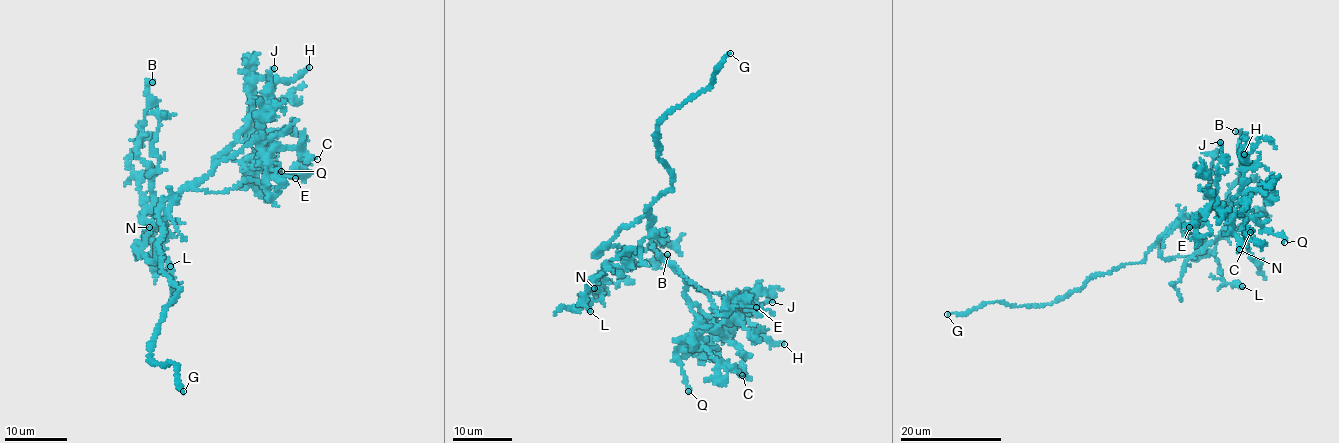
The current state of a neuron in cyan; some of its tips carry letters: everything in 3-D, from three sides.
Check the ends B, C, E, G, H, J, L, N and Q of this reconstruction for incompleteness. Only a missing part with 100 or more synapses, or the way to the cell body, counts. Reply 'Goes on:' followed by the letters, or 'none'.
Goes on: G

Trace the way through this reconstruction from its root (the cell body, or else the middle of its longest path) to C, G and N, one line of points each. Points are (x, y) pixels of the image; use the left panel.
C: (157, 247), (163, 202), (211, 171), (220, 157), (250, 159), (260, 169), (282, 175), (317, 159)
G: (157, 247), (162, 270), (179, 292), (156, 329), (149, 358), (154, 364), (176, 365), (176, 381), (183, 391)
N: (157, 247), (154, 262), (136, 246), (161, 225), (142, 222), (145, 201), (153, 216), (149, 227)

